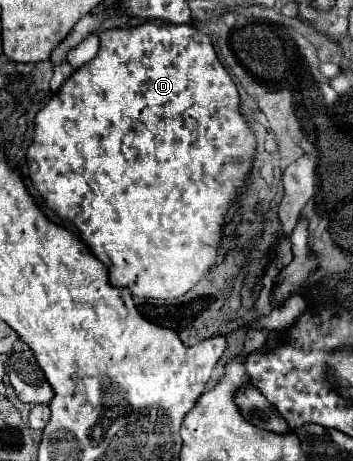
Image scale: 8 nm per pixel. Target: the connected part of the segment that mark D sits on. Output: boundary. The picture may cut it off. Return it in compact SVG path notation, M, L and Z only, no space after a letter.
M149 20L133 28L113 28L99 34L99 52L85 66L77 68L69 80L47 100L47 104L35 116L33 142L27 148L29 178L41 200L51 208L57 218L75 226L81 240L91 248L91 252L109 268L111 284L129 288L135 296L143 298L177 298L183 296L193 284L211 268L217 256L217 244L221 240L223 214L233 202L237 190L243 186L251 160L255 154L255 136L249 122L239 112L237 86L231 80L225 66L219 62L211 38L191 24L171 24L163 20Z

